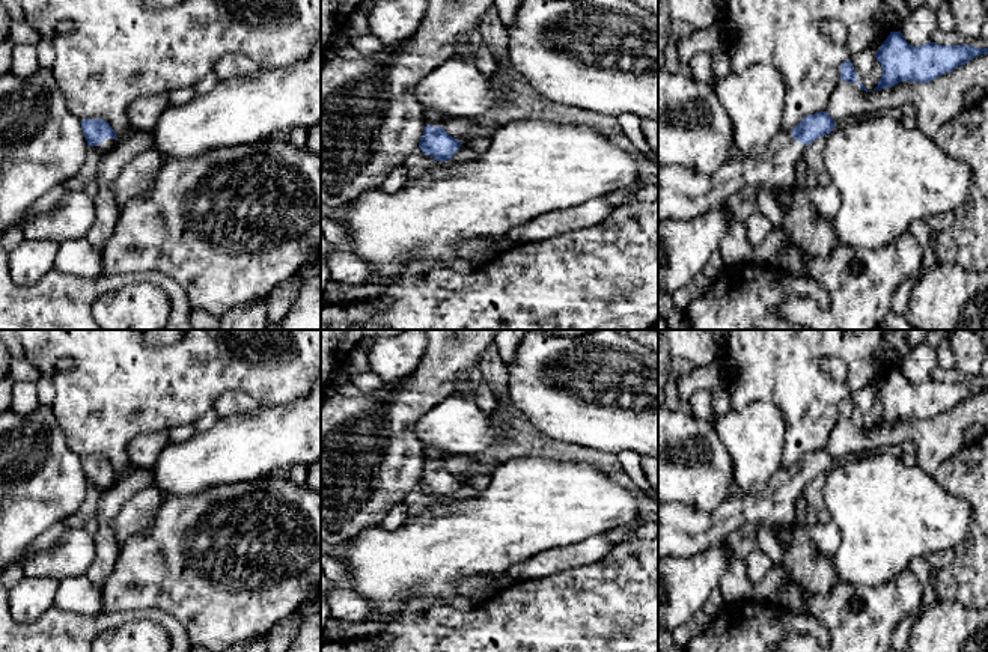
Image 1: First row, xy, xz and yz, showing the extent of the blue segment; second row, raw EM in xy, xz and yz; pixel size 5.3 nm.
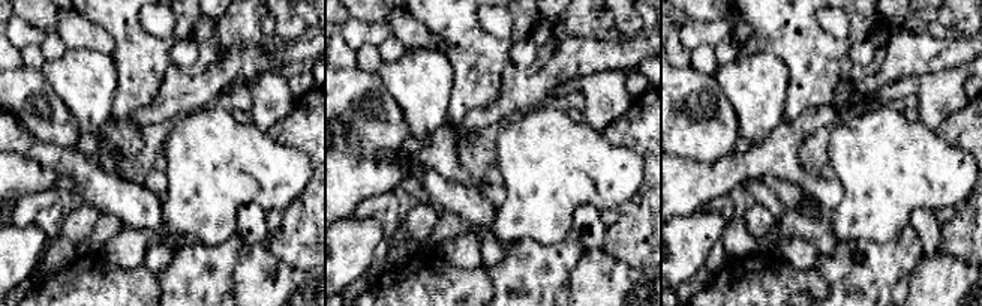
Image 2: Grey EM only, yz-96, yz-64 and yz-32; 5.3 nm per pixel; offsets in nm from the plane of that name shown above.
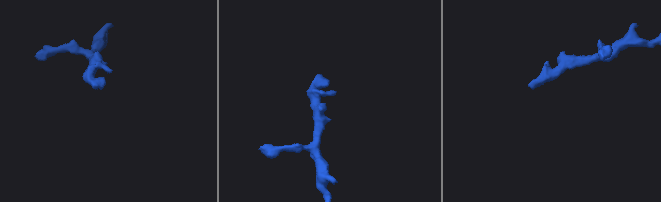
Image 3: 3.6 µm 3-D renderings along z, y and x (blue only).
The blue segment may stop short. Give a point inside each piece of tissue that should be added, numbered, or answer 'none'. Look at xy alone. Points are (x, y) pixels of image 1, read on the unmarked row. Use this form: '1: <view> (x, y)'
1: xy (107, 482)

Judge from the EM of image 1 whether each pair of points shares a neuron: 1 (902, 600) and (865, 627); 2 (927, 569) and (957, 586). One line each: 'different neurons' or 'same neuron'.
1: same neuron
2: different neurons

